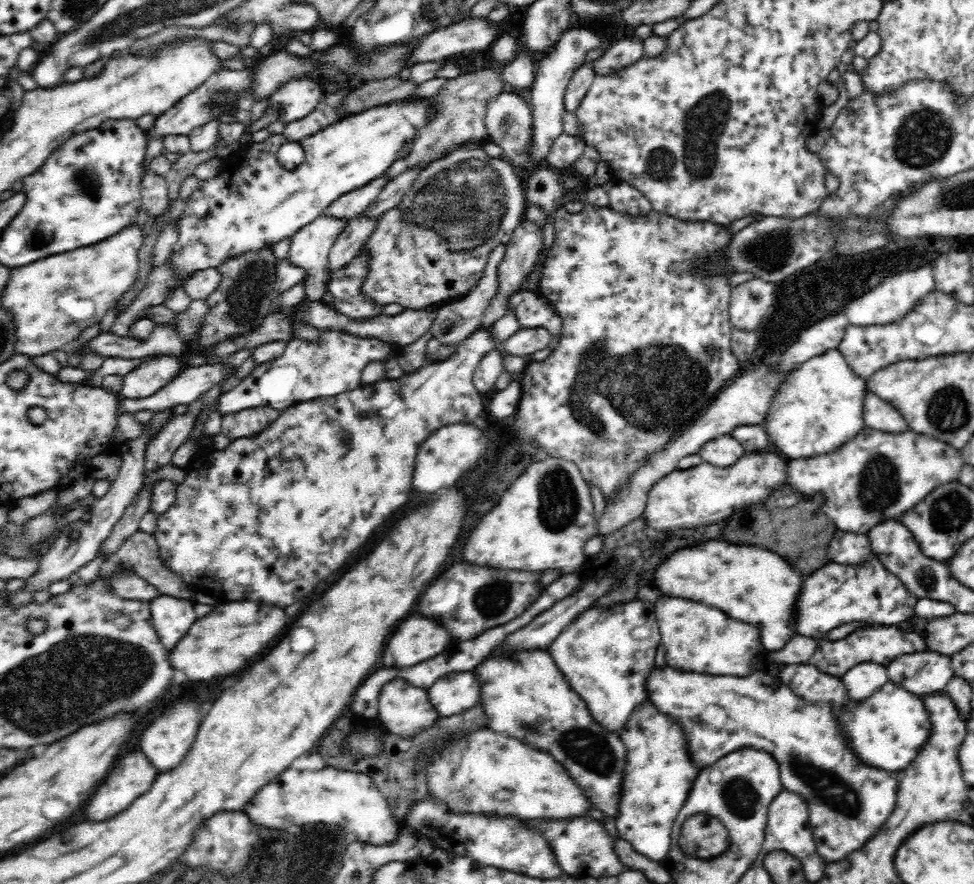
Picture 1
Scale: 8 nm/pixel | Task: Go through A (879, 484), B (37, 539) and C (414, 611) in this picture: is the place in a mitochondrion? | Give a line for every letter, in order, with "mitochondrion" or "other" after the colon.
A: mitochondrion
B: mitochondrion
C: other

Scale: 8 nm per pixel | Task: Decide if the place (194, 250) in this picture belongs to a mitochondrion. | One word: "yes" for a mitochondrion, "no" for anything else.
no

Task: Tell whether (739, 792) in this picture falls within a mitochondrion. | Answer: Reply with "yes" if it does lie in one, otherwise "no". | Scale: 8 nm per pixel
yes

